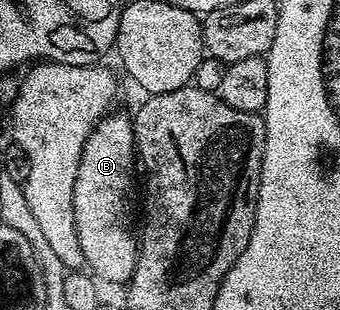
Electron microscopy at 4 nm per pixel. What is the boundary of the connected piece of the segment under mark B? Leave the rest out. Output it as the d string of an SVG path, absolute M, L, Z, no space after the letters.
M110 113L99 119L96 126L90 130L90 136L87 137L82 150L80 165L76 169L76 185L72 193L72 205L74 206L74 224L78 234L78 244L82 250L85 266L103 284L122 283L121 285L126 285L129 284L138 260L139 240L136 238L136 227L130 224L130 186L134 183L136 148L131 116L114 114Z

